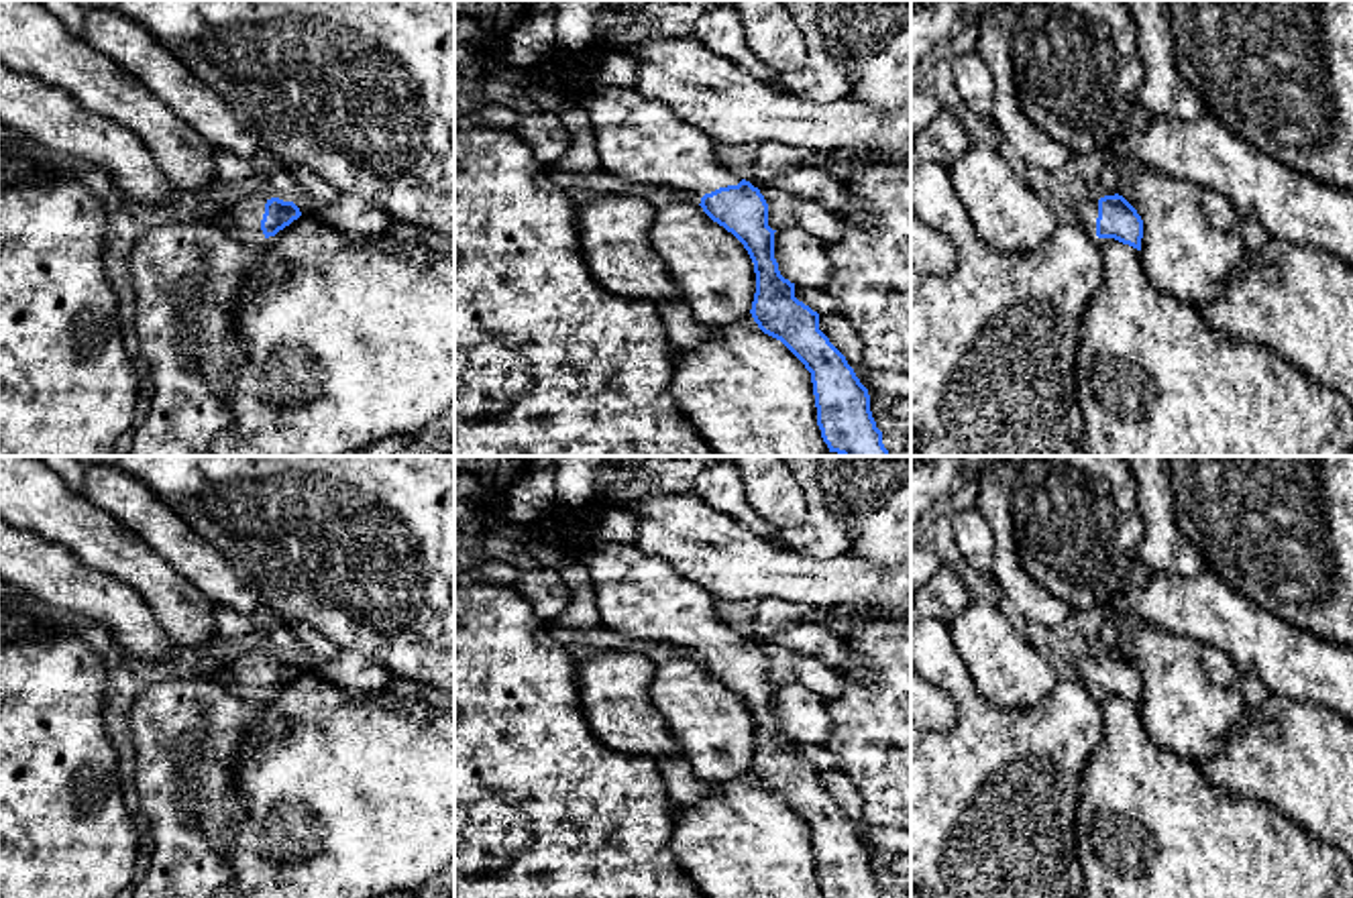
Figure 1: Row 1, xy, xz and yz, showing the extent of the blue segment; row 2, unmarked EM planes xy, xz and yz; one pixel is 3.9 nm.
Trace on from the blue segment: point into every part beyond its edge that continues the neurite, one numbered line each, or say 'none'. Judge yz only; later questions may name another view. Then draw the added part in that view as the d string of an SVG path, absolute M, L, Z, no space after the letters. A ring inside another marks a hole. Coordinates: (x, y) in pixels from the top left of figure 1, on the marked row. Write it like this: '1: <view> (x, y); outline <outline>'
1: yz (1087, 212); outline M1086 198L1076 206L1076 222L1096 234L1098 200Z

